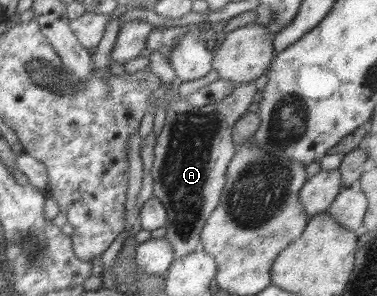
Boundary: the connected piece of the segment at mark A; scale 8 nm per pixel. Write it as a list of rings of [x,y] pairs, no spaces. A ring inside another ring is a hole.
[[[253,80],[247,84],[237,84],[231,94],[218,103],[196,107],[184,99],[173,102],[166,112],[163,130],[157,137],[157,145],[154,148],[155,159],[151,166],[151,172],[154,180],[153,194],[167,209],[164,237],[171,243],[177,257],[204,250],[200,241],[203,227],[219,204],[229,163],[238,149],[232,140],[233,126],[241,118],[241,115],[249,111],[249,106],[253,104],[253,98],[258,90],[255,80]]]

